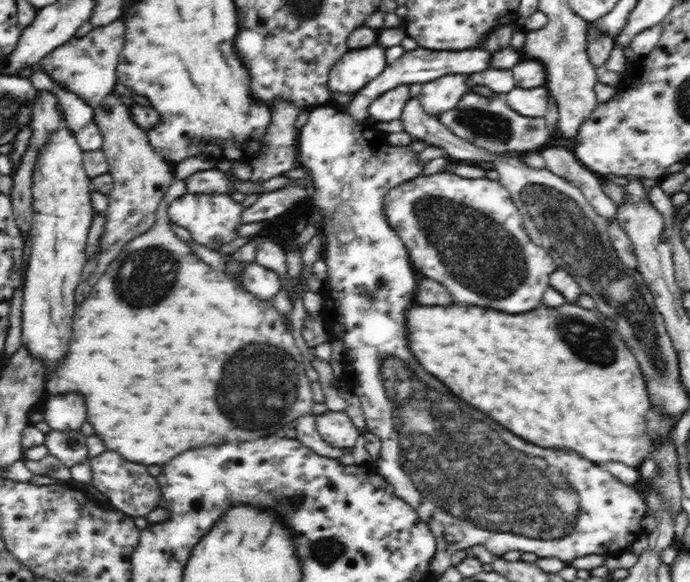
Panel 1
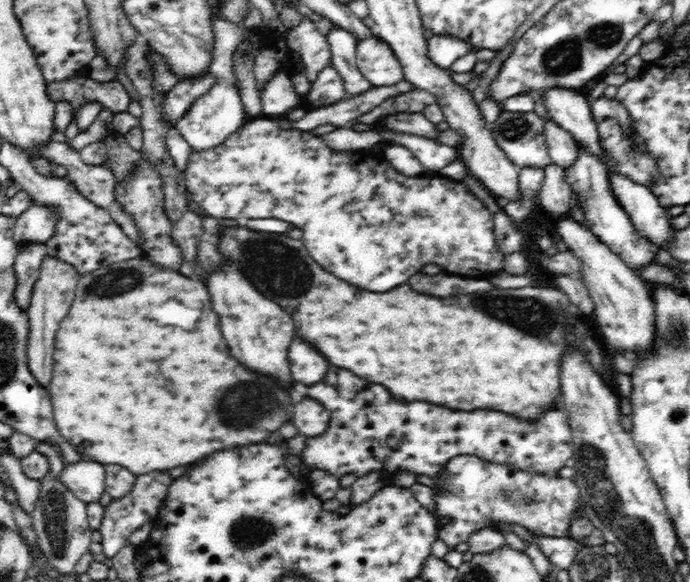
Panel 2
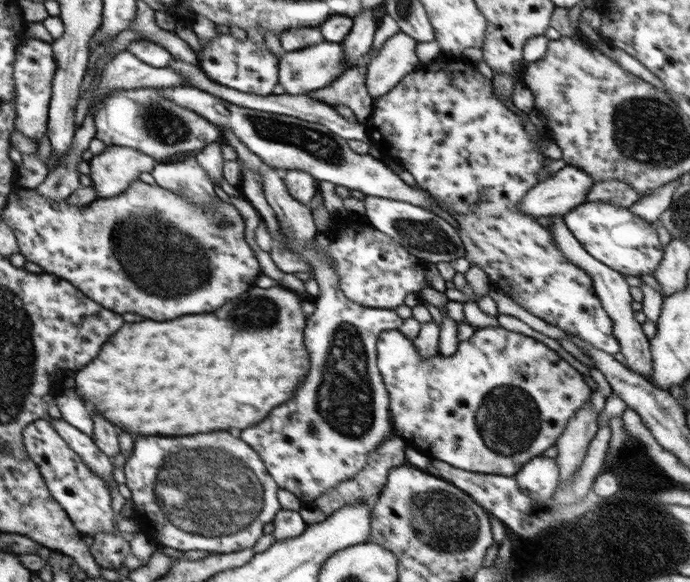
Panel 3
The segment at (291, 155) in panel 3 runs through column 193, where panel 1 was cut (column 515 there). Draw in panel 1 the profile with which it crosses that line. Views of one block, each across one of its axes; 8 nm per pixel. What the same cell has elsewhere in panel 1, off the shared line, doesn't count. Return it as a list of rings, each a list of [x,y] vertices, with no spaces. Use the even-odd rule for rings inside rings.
[[[514,88],[504,97],[512,110],[529,117],[543,117],[548,108],[549,92],[540,88]]]

